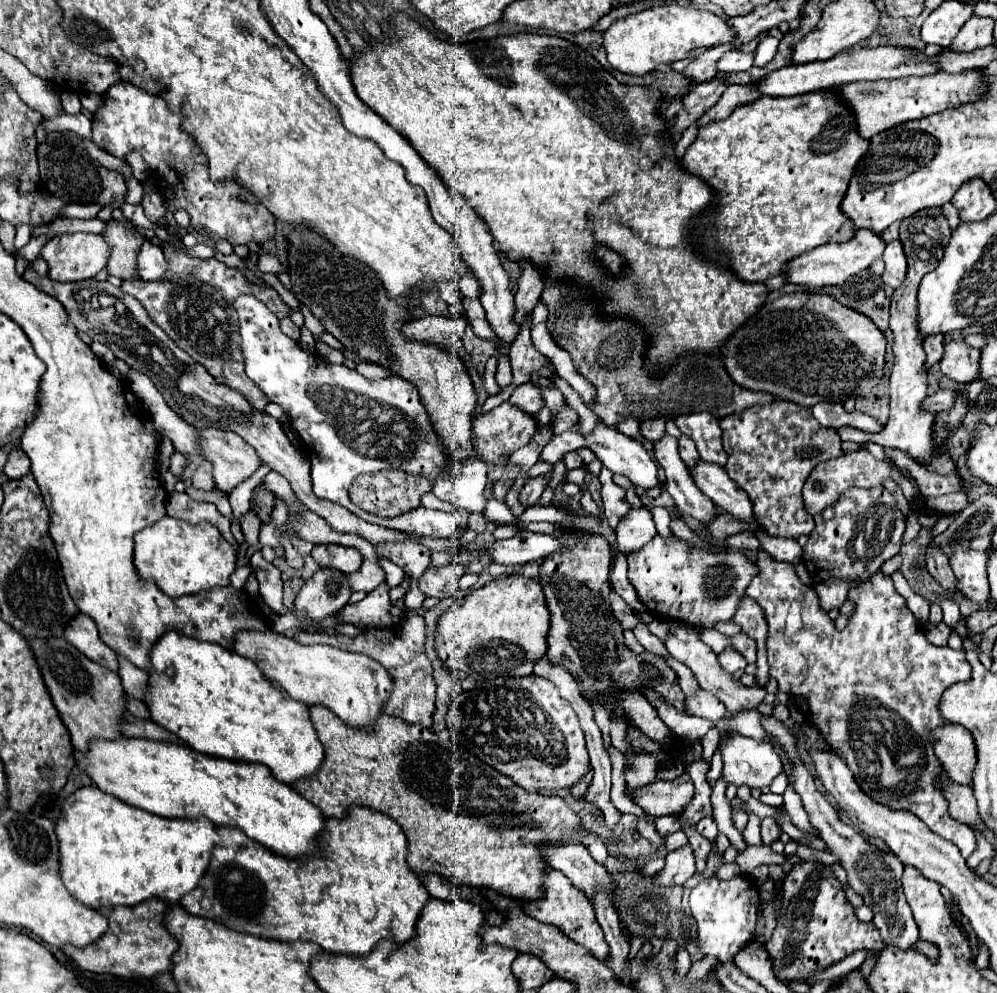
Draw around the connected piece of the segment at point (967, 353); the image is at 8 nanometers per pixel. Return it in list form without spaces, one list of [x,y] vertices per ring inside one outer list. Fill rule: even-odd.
[[[962,339],[944,345],[944,357],[940,361],[942,373],[956,383],[968,383],[980,379],[980,351],[968,347]]]

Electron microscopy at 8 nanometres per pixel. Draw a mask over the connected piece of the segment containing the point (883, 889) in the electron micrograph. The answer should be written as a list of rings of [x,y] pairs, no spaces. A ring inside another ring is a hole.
[[[762,719],[762,725],[766,729],[768,735],[776,737],[778,743],[784,747],[784,751],[788,753],[788,757],[794,763],[792,769],[792,777],[790,781],[794,783],[796,793],[802,797],[804,809],[810,817],[812,827],[816,827],[816,831],[820,831],[820,839],[826,843],[828,851],[840,861],[840,865],[846,869],[848,873],[848,883],[850,887],[864,899],[864,905],[868,905],[874,911],[874,925],[878,927],[878,931],[882,933],[882,939],[886,945],[894,945],[900,949],[908,949],[912,947],[918,937],[920,937],[920,929],[916,925],[916,921],[912,919],[912,911],[904,899],[902,893],[902,869],[904,865],[900,863],[900,859],[896,859],[896,855],[892,851],[882,851],[876,845],[868,843],[852,825],[844,823],[838,817],[838,811],[832,807],[832,803],[816,789],[814,777],[808,773],[808,769],[802,765],[802,761],[796,755],[796,741],[794,741],[794,733],[780,721],[774,719]]]

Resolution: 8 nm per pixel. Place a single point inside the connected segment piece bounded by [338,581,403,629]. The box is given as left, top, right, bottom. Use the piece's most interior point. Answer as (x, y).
(374, 610)

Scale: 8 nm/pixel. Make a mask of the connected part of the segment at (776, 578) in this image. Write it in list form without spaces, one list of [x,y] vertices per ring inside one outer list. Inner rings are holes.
[[[758,551],[756,567],[758,573],[748,585],[746,595],[752,597],[766,615],[768,665],[770,665],[770,677],[778,681],[778,689],[782,693],[808,697],[810,723],[820,727],[828,743],[842,753],[850,771],[856,777],[856,783],[866,795],[870,795],[876,803],[888,805],[892,809],[904,809],[914,813],[936,835],[952,841],[960,849],[962,857],[970,857],[972,851],[976,849],[974,831],[966,823],[956,821],[948,815],[948,801],[944,797],[944,791],[938,787],[938,779],[944,773],[944,767],[940,767],[940,761],[936,759],[930,741],[930,731],[948,725],[948,721],[942,719],[938,707],[942,693],[950,685],[968,681],[972,677],[972,665],[968,663],[966,653],[962,649],[956,651],[948,645],[936,647],[926,639],[922,625],[916,621],[914,613],[906,607],[906,599],[894,589],[890,575],[874,573],[866,583],[862,583],[856,589],[850,589],[848,601],[854,603],[854,611],[848,619],[848,625],[842,631],[838,631],[834,621],[820,607],[820,599],[816,591],[798,579],[790,563],[774,561],[766,551]],[[878,731],[890,733],[896,749],[894,753],[896,763],[898,763],[898,749],[902,749],[902,755],[904,751],[912,755],[912,763],[904,765],[900,769],[900,777],[894,779],[896,787],[886,793],[878,789],[878,743],[882,743]]]

